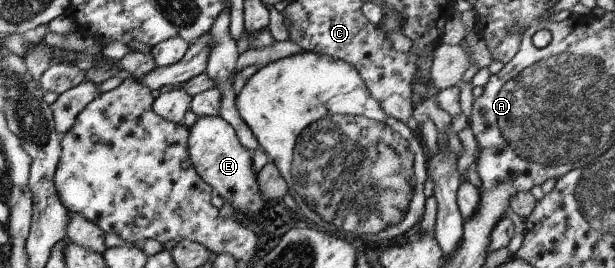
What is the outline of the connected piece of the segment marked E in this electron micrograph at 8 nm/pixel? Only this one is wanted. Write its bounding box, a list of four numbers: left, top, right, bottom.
[188,117,267,215]

